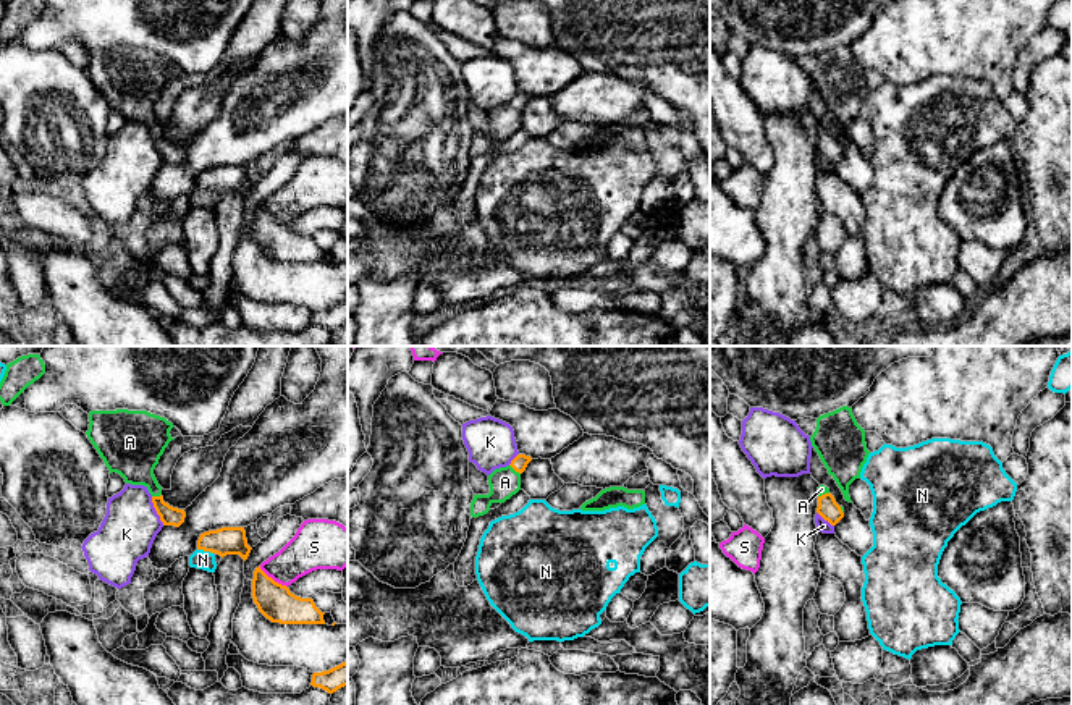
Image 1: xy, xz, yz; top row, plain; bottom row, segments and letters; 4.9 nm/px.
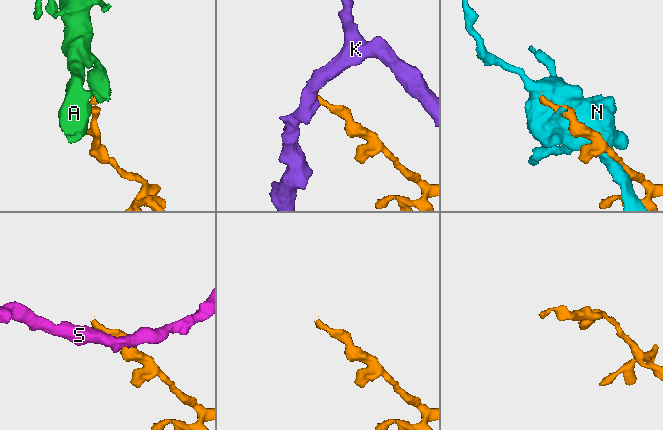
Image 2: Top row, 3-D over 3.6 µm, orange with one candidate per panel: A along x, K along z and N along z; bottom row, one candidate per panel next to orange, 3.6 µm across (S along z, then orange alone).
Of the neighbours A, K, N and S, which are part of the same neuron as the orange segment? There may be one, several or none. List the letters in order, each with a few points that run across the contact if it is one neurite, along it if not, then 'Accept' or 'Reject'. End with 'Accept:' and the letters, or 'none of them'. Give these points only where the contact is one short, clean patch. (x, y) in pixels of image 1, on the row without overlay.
A: Line: xz (519, 101), (514, 107), (505, 120). Accept
K: Line: xy (151, 135), (152, 144), (164, 162). Reject
N: Reject
S: Line: xy (259, 204), (286, 225). Reject
Accept: A

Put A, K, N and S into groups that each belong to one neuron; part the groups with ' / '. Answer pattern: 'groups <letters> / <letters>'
groups A / K / N / S

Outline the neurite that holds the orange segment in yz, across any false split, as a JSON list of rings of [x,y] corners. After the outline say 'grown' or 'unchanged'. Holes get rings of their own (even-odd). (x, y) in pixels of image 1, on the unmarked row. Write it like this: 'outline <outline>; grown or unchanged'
outline [[[825,123],[818,125],[817,150],[831,163],[836,163],[844,155],[844,146],[836,141],[834,134],[829,131],[829,126]]]; grown

